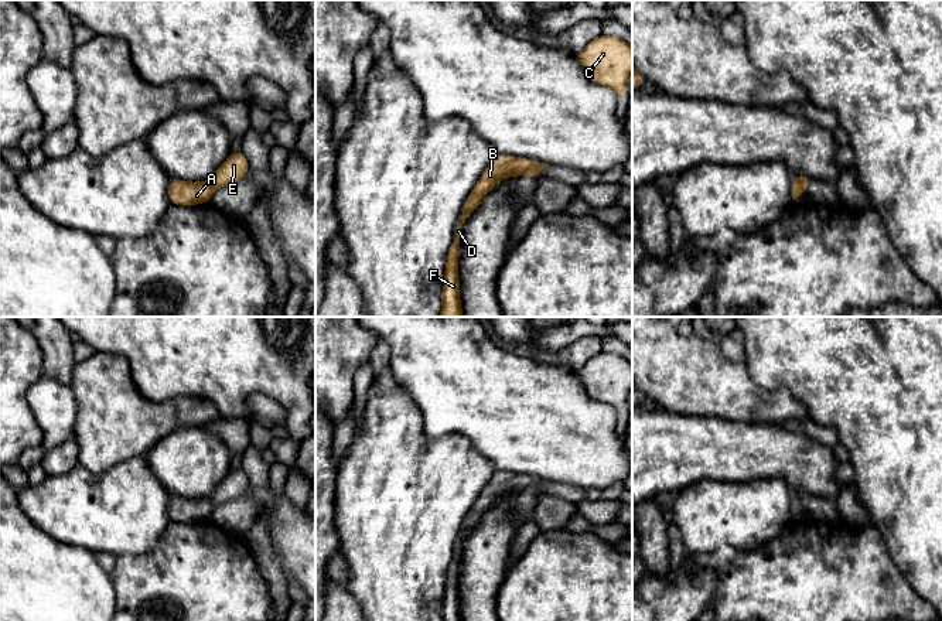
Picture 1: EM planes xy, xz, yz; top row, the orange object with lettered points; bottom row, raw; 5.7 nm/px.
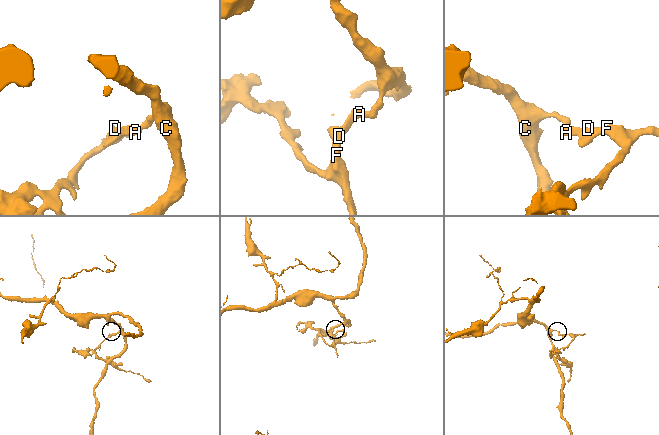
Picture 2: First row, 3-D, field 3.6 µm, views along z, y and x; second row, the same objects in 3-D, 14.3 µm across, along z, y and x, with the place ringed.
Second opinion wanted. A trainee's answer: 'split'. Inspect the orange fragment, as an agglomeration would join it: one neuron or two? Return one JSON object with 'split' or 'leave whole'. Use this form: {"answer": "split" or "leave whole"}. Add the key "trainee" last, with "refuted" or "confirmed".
{"answer": "split", "trainee": "confirmed"}

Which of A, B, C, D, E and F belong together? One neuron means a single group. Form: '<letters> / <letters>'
A B D F / C E

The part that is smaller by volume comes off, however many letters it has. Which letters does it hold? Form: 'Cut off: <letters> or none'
Cut off: A, B, D, F

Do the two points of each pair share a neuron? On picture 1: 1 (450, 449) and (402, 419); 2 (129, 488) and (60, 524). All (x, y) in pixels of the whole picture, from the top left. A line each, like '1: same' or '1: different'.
1: same
2: same

